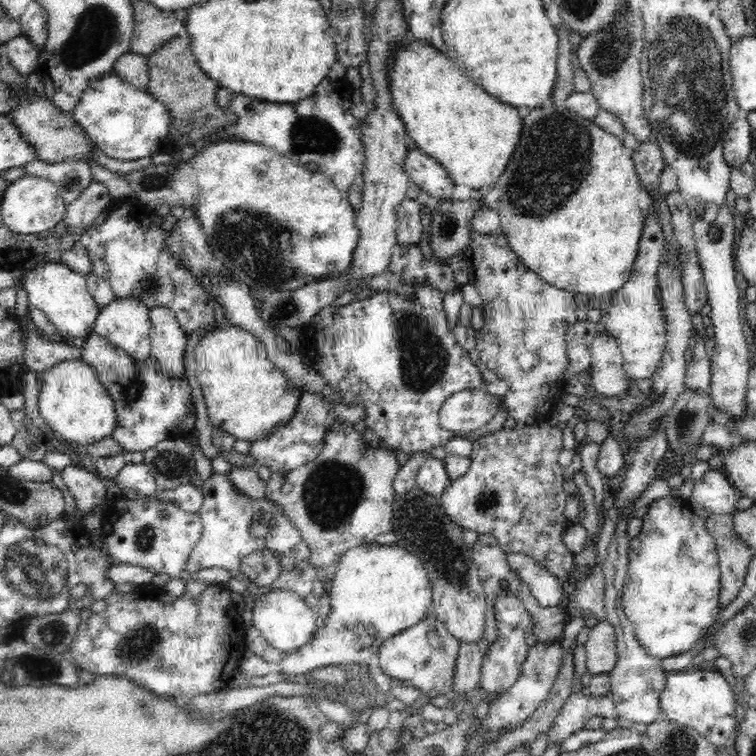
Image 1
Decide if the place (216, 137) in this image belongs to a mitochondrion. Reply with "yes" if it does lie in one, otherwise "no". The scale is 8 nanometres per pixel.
no

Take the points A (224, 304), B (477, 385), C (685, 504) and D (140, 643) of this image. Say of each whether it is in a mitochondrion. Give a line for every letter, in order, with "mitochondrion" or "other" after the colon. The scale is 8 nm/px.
A: other
B: other
C: other
D: mitochondrion

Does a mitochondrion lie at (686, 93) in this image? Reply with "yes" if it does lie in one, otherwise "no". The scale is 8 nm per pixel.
yes

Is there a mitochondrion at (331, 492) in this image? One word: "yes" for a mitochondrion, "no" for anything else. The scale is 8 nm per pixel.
yes

